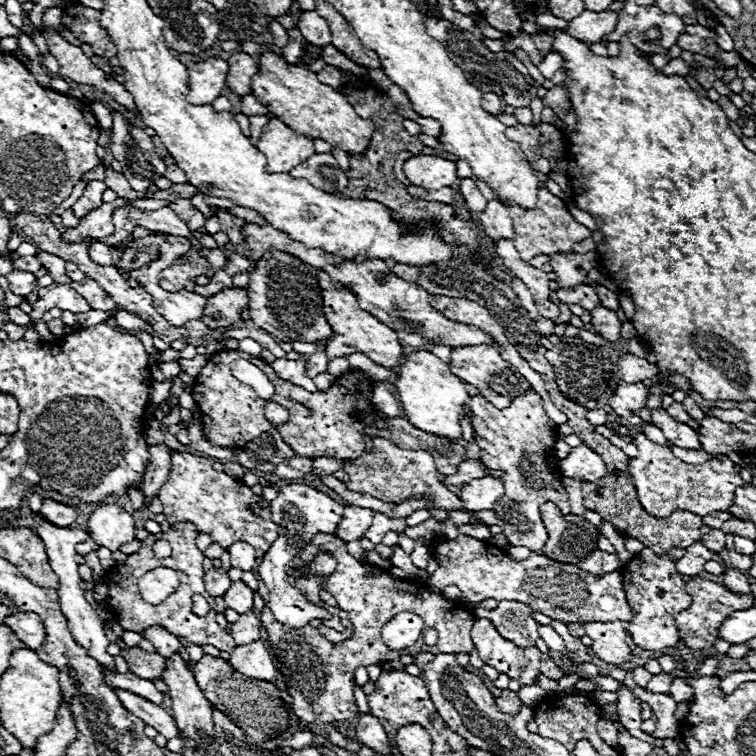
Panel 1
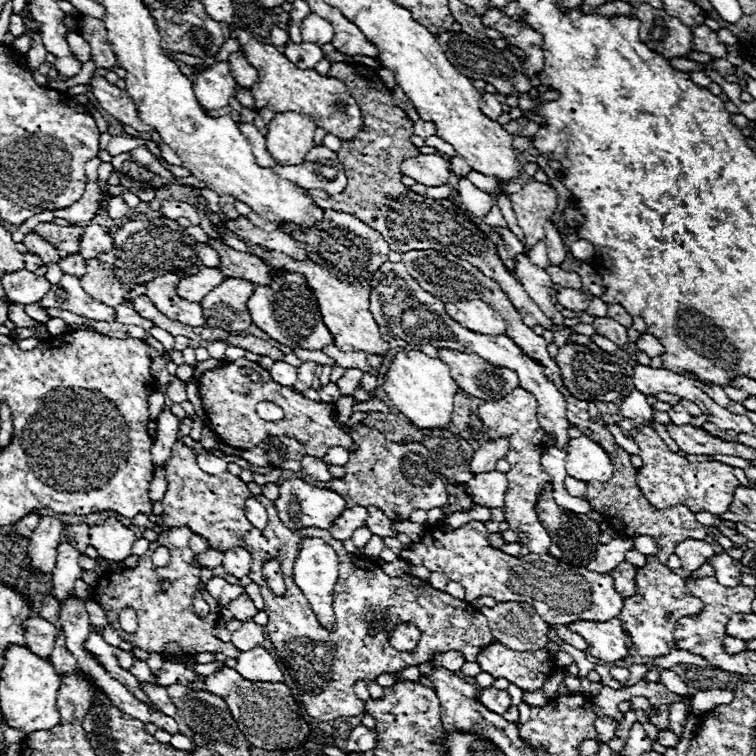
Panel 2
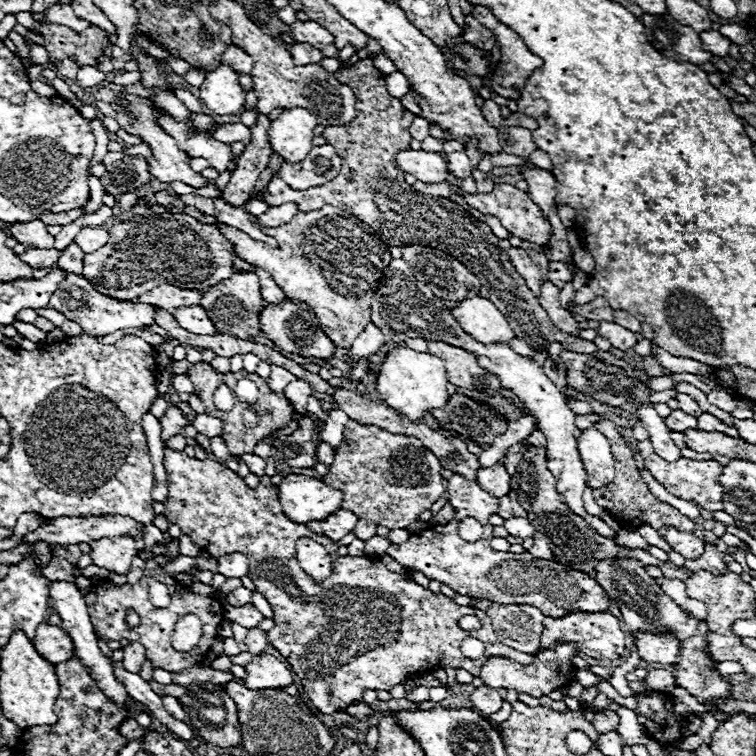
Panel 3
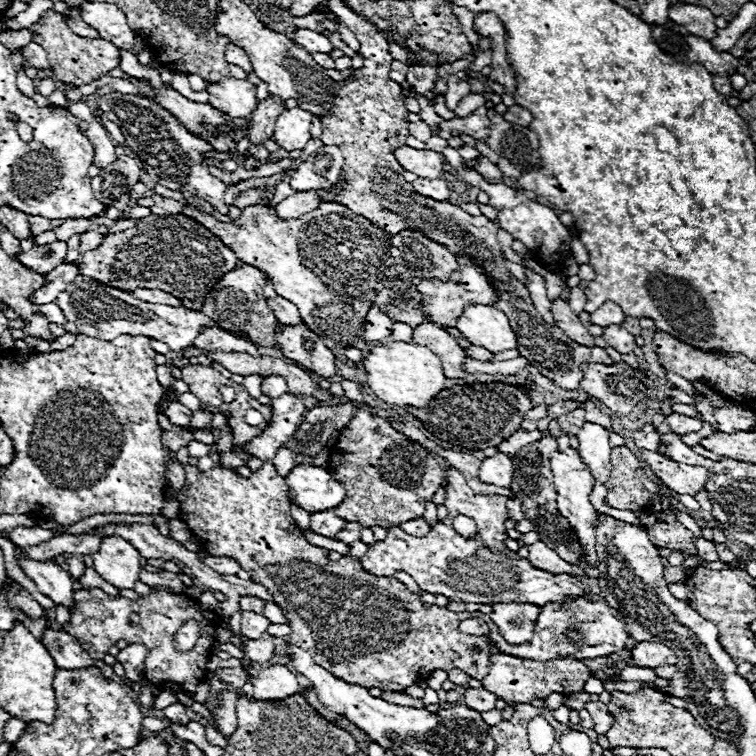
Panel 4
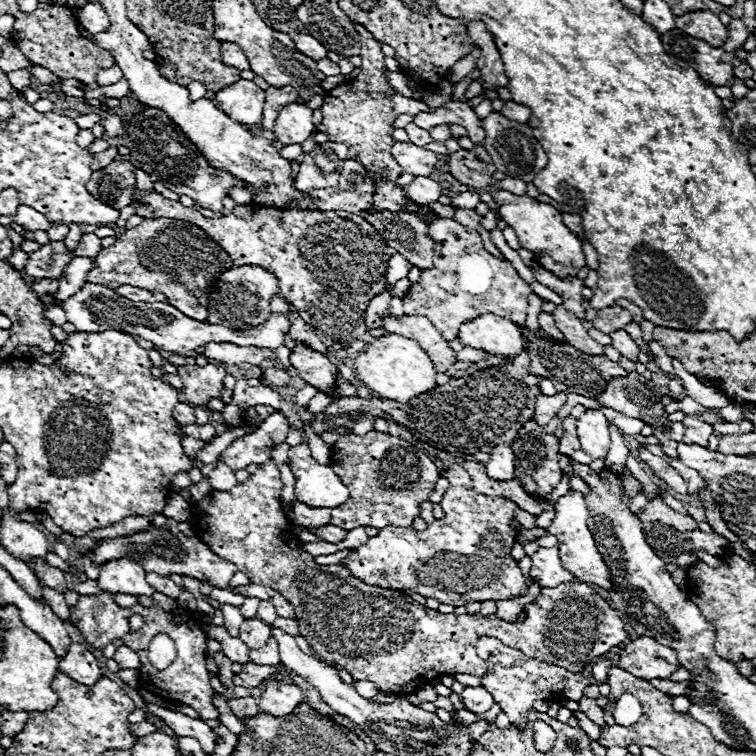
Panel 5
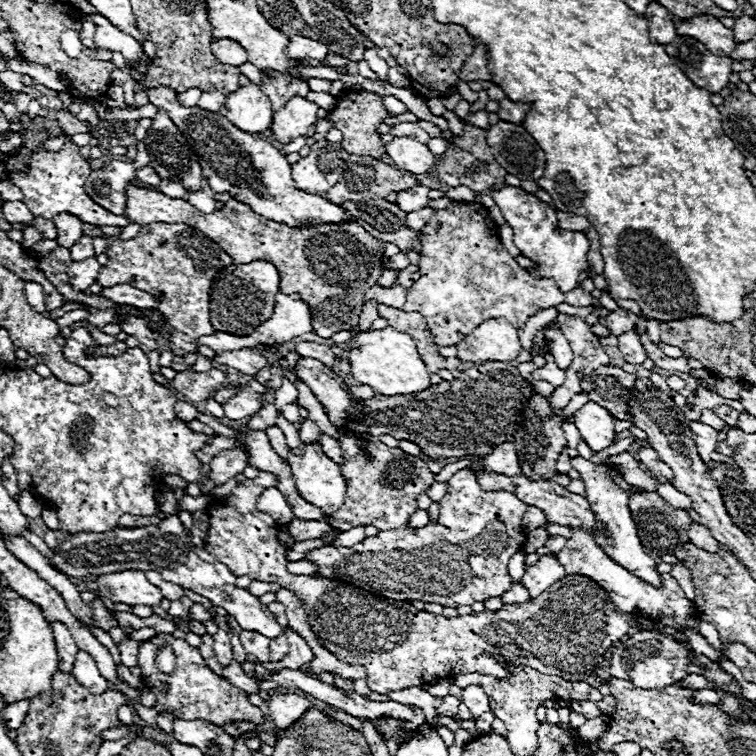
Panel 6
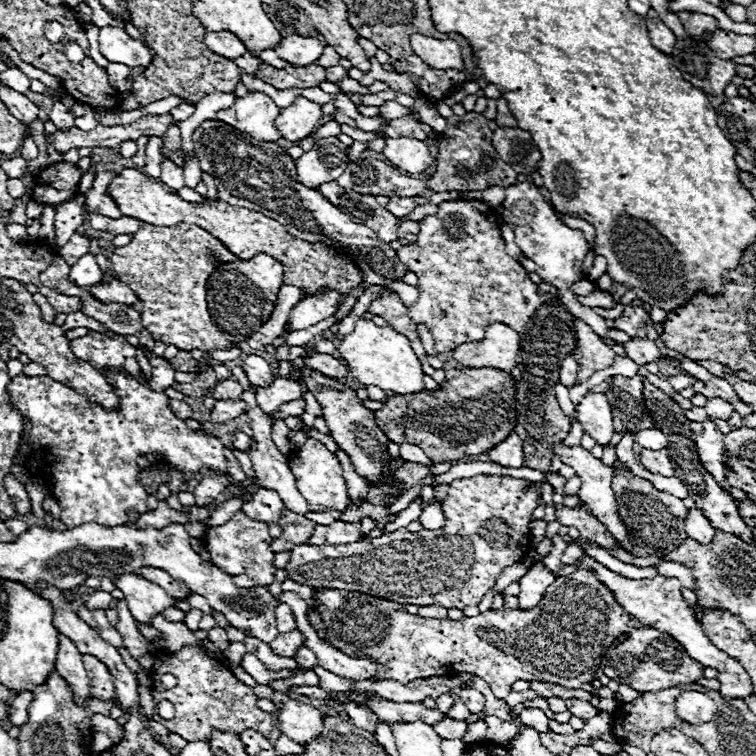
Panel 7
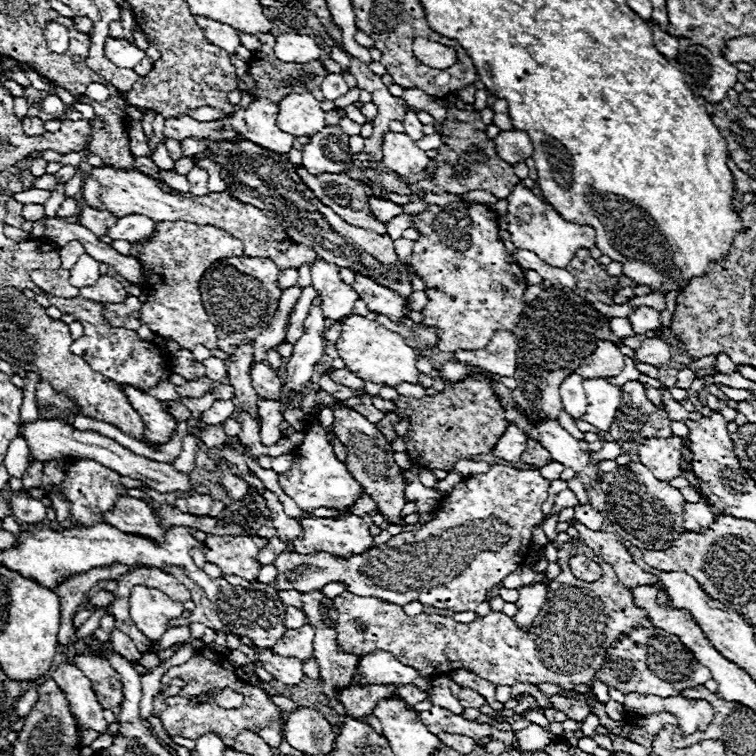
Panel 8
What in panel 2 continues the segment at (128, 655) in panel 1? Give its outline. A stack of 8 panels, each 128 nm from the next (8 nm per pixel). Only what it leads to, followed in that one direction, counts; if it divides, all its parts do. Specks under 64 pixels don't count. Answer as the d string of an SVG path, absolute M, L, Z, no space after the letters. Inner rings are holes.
M166 660L162 670L158 672L158 676L154 676L156 684L160 686L168 686L168 684L188 684L188 682L198 682L204 680L204 676L198 676L192 672L192 666L188 664L178 664L178 662L170 662Z

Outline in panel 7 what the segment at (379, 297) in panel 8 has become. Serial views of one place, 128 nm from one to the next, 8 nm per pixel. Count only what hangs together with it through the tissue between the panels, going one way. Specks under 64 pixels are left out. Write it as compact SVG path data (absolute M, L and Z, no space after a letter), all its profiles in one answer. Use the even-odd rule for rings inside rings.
M384 294L384 296L380 296L378 300L374 300L368 310L370 310L372 314L376 314L376 316L382 316L394 330L398 330L398 332L402 332L402 334L408 336L408 340L412 342L412 348L414 348L416 356L420 358L420 364L422 364L424 372L426 372L428 376L432 376L432 374L434 374L434 368L430 366L428 356L426 356L424 348L422 348L422 340L420 340L420 336L418 336L416 322L412 322L412 318L408 316L406 306L400 302L400 298L398 298L396 294Z

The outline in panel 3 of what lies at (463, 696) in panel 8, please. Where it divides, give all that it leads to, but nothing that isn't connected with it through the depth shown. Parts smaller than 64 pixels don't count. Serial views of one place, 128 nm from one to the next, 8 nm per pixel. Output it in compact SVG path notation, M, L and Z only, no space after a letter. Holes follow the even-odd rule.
M480 686L472 692L470 696L472 700L472 708L482 712L482 714L494 714L502 708L504 704L504 698L498 694L498 690L494 688L488 688L488 686Z

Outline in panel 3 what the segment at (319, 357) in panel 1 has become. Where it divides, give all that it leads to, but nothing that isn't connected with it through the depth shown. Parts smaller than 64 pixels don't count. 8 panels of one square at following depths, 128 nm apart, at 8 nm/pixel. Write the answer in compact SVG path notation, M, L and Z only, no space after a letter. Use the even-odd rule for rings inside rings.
M294 380L284 388L284 394L296 408L296 414L302 414L306 410L306 402L308 402L308 396L312 394L312 388L306 380Z

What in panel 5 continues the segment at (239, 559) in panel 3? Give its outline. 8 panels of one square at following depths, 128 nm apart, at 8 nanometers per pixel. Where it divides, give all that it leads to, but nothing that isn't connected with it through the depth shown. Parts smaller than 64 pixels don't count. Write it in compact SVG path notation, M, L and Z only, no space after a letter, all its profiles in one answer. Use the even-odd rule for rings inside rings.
M172 518L160 530L146 530L146 532L138 532L134 536L110 540L110 542L100 542L94 548L94 554L90 554L90 558L98 566L106 560L114 560L120 556L130 556L130 558L138 560L142 564L142 568L146 568L146 572L158 572L162 576L188 574L188 576L194 576L196 580L210 582L214 588L228 588L232 574L238 572L238 568L234 564L230 564L228 560L210 552L210 548L202 540L198 540L196 536L192 536L192 538L184 536L178 530L178 522Z

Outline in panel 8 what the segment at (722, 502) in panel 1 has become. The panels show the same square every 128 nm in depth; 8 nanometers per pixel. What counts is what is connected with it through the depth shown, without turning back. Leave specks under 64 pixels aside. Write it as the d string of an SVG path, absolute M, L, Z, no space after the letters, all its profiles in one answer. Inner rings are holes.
M648 438L640 444L640 462L652 470L652 474L662 480L670 482L672 478L680 476L680 460L682 460L682 438Z

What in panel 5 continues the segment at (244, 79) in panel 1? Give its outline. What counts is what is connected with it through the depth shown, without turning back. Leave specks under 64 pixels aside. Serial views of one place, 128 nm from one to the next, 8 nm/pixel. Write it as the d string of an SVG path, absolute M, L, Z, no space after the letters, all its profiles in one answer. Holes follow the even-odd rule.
M222 42L222 62L230 64L230 66L234 66L238 70L248 70L250 68L248 58L242 52L242 48L232 44L232 42Z

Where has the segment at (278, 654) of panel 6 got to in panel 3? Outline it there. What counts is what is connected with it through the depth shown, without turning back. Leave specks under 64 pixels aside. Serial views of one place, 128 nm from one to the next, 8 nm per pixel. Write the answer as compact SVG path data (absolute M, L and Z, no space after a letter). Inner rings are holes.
M250 628L244 644L246 644L246 648L248 648L250 654L262 654L264 648L266 648L266 644L268 644L266 632L260 630L260 628Z

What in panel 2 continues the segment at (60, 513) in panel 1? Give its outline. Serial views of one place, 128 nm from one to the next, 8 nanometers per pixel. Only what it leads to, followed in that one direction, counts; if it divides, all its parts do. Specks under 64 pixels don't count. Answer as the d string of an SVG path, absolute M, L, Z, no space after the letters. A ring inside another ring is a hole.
M48 514L40 516L40 522L32 534L32 544L28 548L32 568L44 570L46 574L52 572L56 564L56 546L62 534L64 534L64 522L60 518Z

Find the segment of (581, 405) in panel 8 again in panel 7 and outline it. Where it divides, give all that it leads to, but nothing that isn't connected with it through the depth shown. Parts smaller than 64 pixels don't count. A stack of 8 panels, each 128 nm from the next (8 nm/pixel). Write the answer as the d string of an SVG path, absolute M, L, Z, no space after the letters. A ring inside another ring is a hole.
M564 356L562 364L560 364L560 382L566 386L572 386L578 374L578 364L572 356Z

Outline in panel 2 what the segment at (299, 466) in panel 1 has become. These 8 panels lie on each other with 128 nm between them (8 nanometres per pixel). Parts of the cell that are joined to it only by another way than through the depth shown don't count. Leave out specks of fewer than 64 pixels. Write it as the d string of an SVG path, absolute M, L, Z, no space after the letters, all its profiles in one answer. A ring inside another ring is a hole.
M304 456L302 462L300 462L300 468L302 468L302 472L306 472L310 478L320 480L320 482L328 482L328 480L332 478L329 471L324 470L324 464L322 464L318 458L314 458L314 456ZM368 506L368 520L366 520L366 526L372 530L372 534L376 534L376 536L382 536L382 538L386 538L386 536L396 536L398 532L392 528L392 520L380 510L380 508L376 508L376 506Z

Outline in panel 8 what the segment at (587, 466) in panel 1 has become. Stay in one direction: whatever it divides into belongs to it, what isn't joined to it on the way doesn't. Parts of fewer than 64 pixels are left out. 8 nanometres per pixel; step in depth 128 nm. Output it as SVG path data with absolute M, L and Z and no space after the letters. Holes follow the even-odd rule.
M586 378L584 390L588 400L584 420L602 432L608 432L620 406L620 386L608 384L606 378Z

